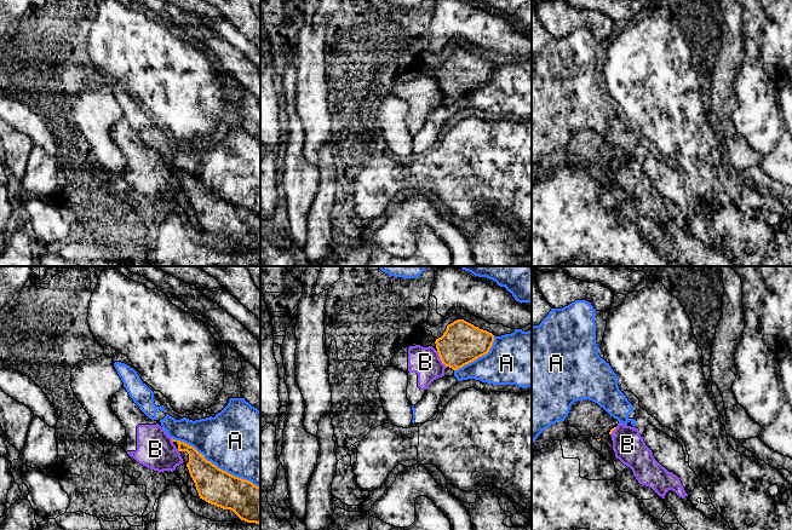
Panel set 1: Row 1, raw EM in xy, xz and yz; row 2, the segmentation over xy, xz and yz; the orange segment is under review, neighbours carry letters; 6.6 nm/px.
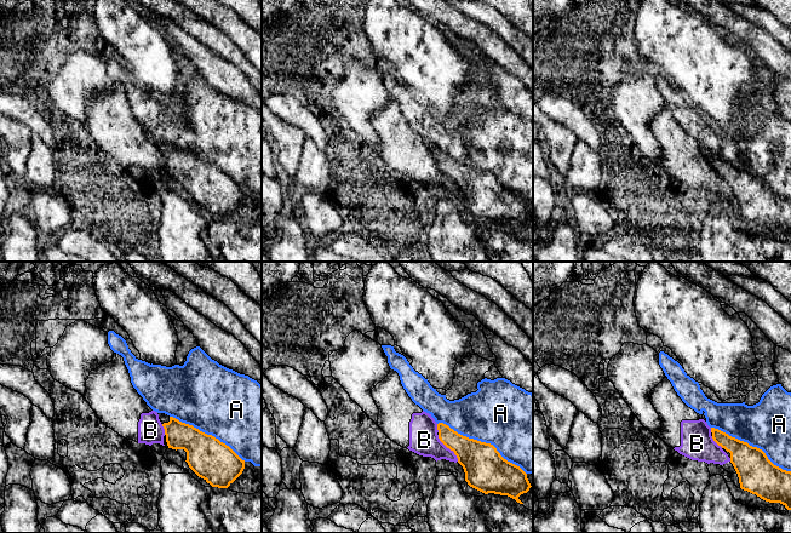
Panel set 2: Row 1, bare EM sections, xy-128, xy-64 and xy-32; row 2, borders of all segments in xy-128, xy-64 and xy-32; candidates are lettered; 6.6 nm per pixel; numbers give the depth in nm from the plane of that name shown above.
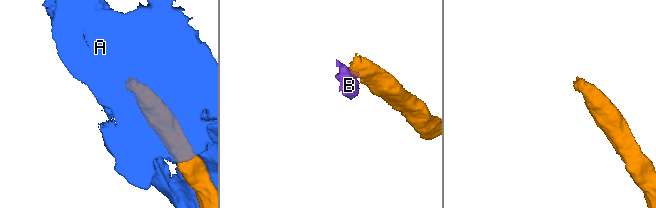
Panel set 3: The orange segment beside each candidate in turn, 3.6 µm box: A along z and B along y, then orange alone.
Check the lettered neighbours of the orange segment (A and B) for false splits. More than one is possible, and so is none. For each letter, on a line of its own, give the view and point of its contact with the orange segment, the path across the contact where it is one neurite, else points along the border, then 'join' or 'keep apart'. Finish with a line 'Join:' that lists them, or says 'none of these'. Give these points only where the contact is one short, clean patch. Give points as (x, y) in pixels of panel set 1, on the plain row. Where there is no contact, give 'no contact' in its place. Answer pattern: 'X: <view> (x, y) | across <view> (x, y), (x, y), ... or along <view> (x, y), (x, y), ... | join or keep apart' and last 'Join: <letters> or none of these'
A: xy (214, 194) | keep apart
B: xz (440, 87) | along xz (436, 80), (446, 96) | keep apart
Join: none of these

